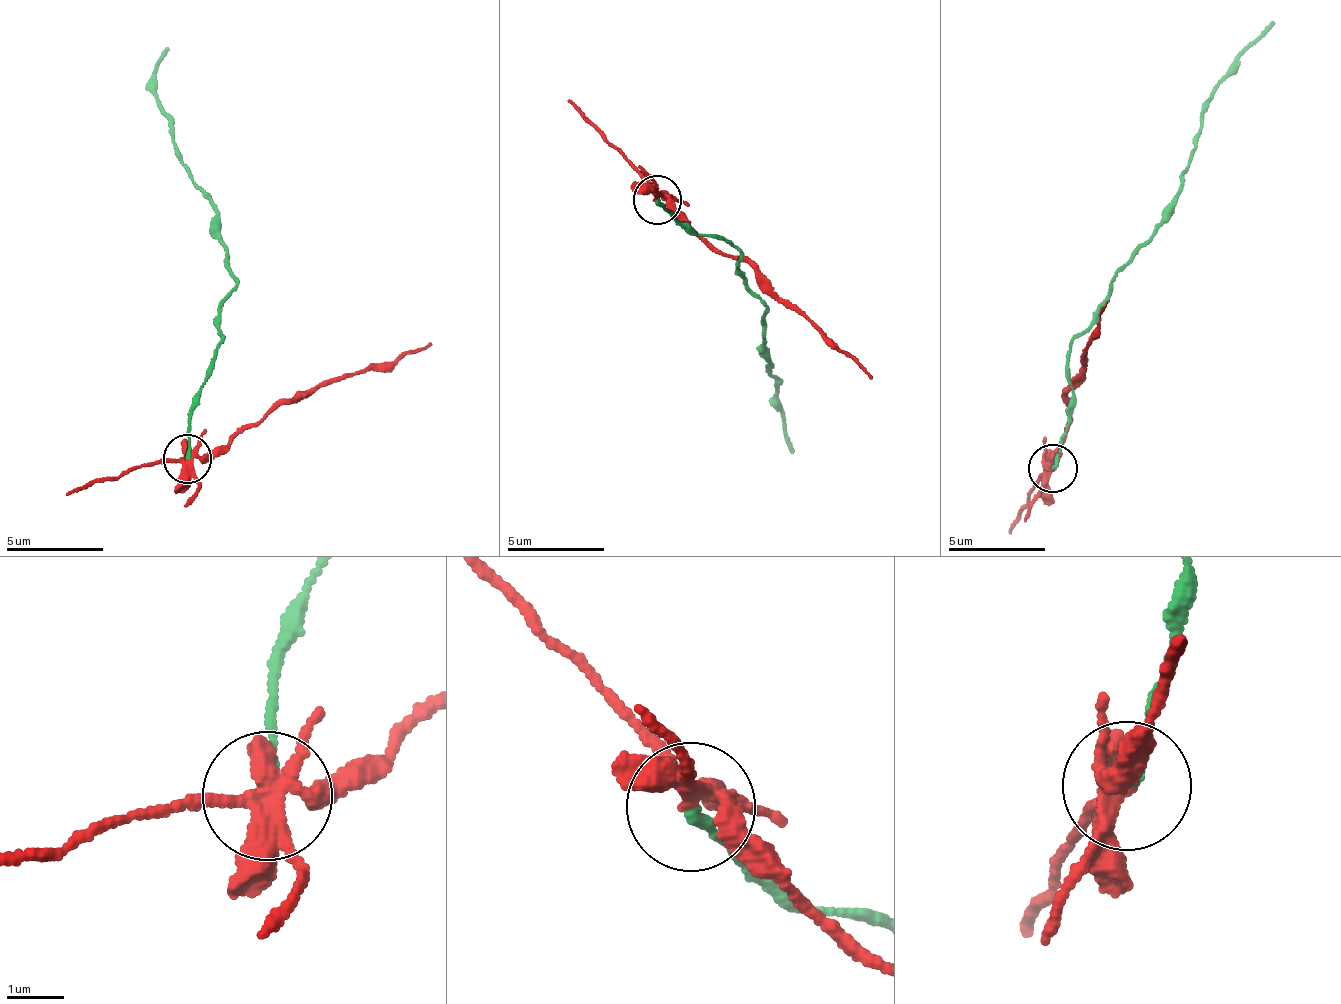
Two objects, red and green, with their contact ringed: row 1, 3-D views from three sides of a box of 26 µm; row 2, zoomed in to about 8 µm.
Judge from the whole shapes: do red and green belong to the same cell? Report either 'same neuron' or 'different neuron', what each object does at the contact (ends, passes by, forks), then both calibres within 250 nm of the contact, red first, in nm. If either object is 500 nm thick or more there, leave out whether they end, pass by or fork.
different neuron; red forks there; green ends there; 300 nm thick on the red side, 200 nm on the other

